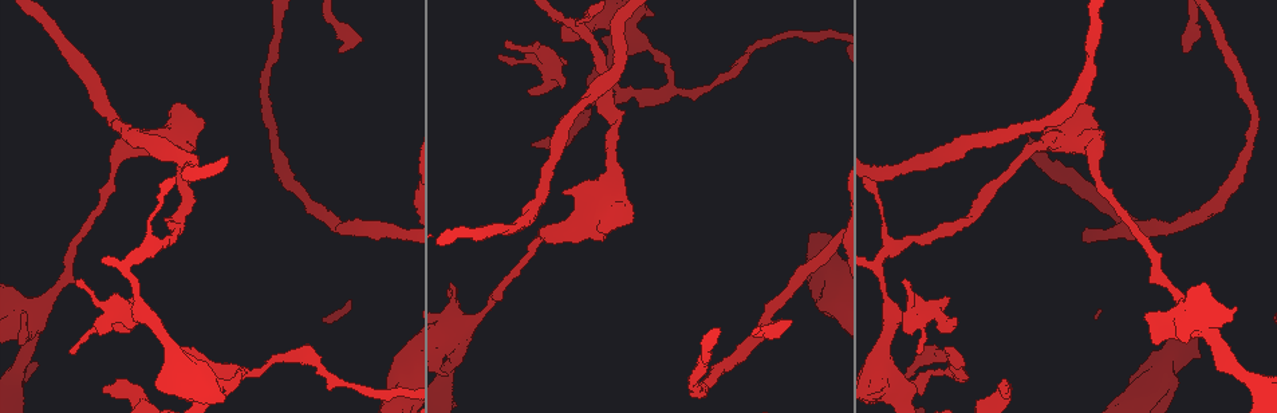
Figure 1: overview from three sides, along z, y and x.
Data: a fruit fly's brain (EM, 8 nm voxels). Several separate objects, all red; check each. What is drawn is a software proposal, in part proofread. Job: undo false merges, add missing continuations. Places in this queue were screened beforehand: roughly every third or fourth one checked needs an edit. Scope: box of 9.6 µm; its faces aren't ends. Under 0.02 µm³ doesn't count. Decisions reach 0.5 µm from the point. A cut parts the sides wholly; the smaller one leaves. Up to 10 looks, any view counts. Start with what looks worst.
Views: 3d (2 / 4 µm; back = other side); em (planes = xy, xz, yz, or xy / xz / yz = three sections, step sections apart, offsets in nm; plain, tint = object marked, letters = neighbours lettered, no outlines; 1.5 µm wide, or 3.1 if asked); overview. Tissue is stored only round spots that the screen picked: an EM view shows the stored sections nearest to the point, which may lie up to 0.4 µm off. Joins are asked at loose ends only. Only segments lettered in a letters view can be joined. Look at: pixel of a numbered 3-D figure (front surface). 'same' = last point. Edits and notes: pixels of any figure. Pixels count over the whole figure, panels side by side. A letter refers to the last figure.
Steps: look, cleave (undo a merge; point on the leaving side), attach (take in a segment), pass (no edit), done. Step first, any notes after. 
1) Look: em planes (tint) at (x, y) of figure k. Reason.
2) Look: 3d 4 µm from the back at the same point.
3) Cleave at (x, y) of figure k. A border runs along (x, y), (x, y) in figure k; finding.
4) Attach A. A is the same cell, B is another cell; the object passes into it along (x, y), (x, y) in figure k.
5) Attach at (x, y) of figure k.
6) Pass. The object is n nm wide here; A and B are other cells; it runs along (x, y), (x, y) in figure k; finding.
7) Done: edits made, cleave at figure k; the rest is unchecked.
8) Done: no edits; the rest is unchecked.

Look: 3d 2 µm at (505, 43) of figure 1. Thin end.

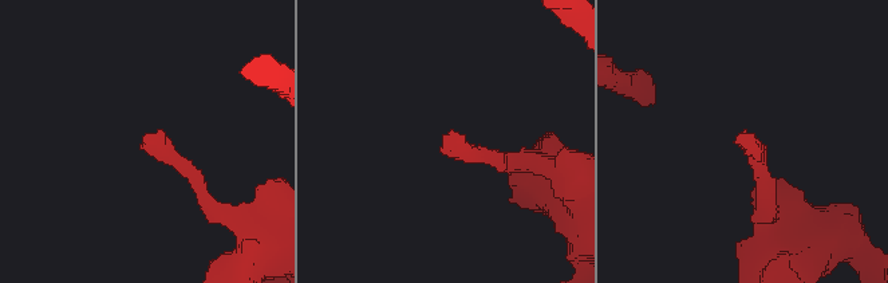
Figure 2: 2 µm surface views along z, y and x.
Look: em planes (tint) at (443, 136) of figure 2.

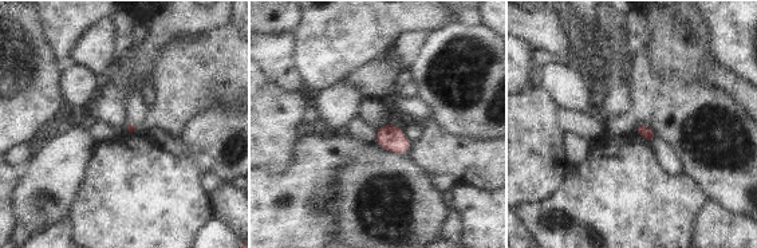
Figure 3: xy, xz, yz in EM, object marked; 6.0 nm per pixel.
Look: em planes (letters) at the same point.

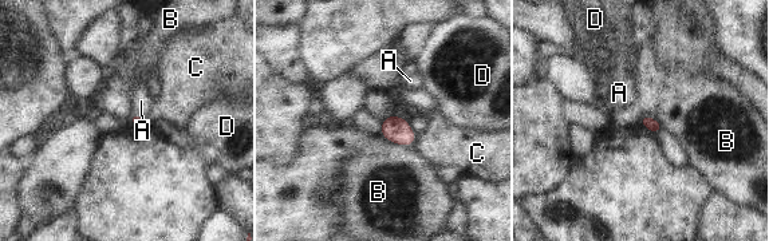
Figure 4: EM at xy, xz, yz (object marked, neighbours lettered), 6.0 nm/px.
Attach A. A is the same cell, B, C and D are other cells; the object passes into it along (135, 119), (138, 115), (141, 101) in figure 4; it goes on there.

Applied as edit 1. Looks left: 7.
Look: 3d 2 µm at (765, 334) of figure 1. Thick turns thin.

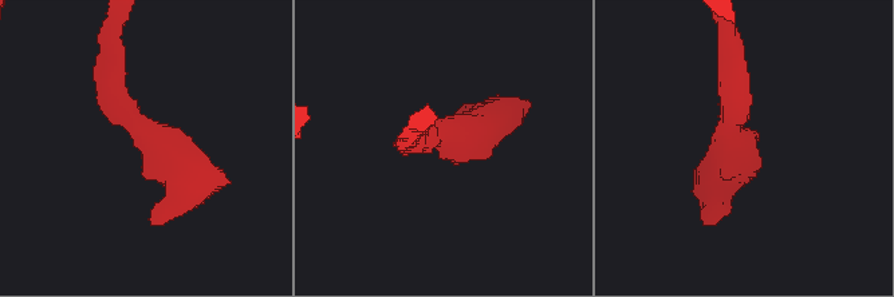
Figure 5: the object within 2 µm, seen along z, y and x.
Look: em planes (tint) at (733, 121) of figure 5.

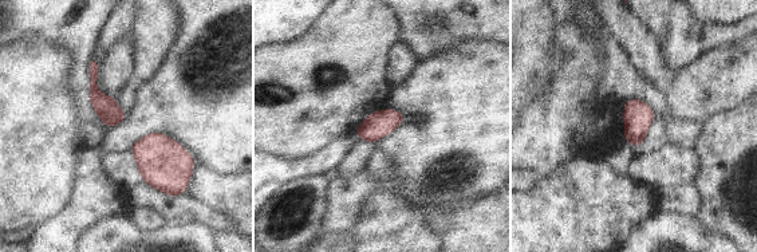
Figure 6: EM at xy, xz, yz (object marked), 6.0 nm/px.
Look: em planes (letters) at the same point.

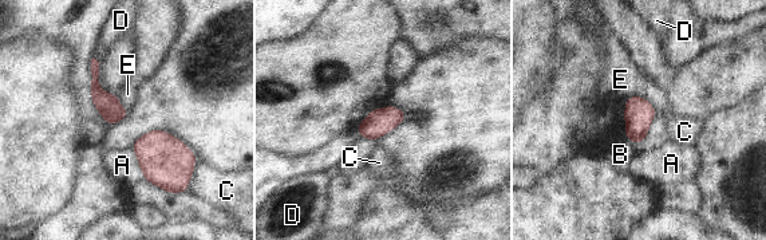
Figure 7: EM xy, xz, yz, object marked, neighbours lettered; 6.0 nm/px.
Pass. A, B, C, D and E are other cells; a border runs along (626, 136), (635, 145) in figure 7; continuous, no second cell.

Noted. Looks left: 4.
Look: 3d 2 µm at (486, 310) of figure 1. Sudden change in width.

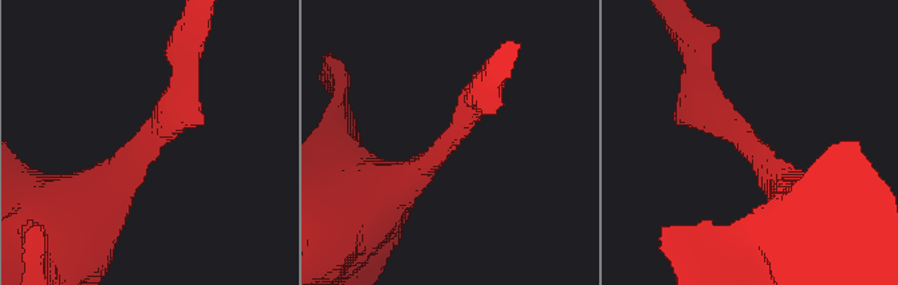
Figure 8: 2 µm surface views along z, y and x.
Look: em planes (letters) at (145, 153) of figure 8. The arms are 220, 550 nm wide; now the EM.

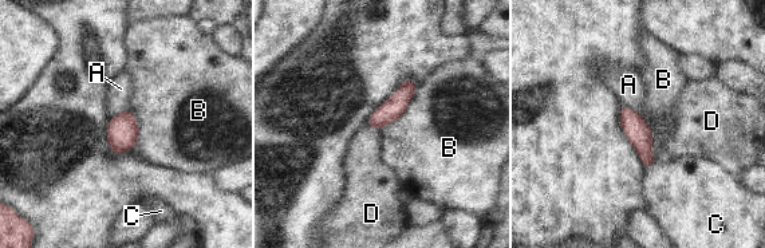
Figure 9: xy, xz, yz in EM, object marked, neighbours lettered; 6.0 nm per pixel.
Pass. A, B, C and D are other cells; a border runs along (418, 85), (402, 115), (379, 130) in figure 9; all the same cell.

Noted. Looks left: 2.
Done: edits made, attach at figure 4; the rest is unchecked.

